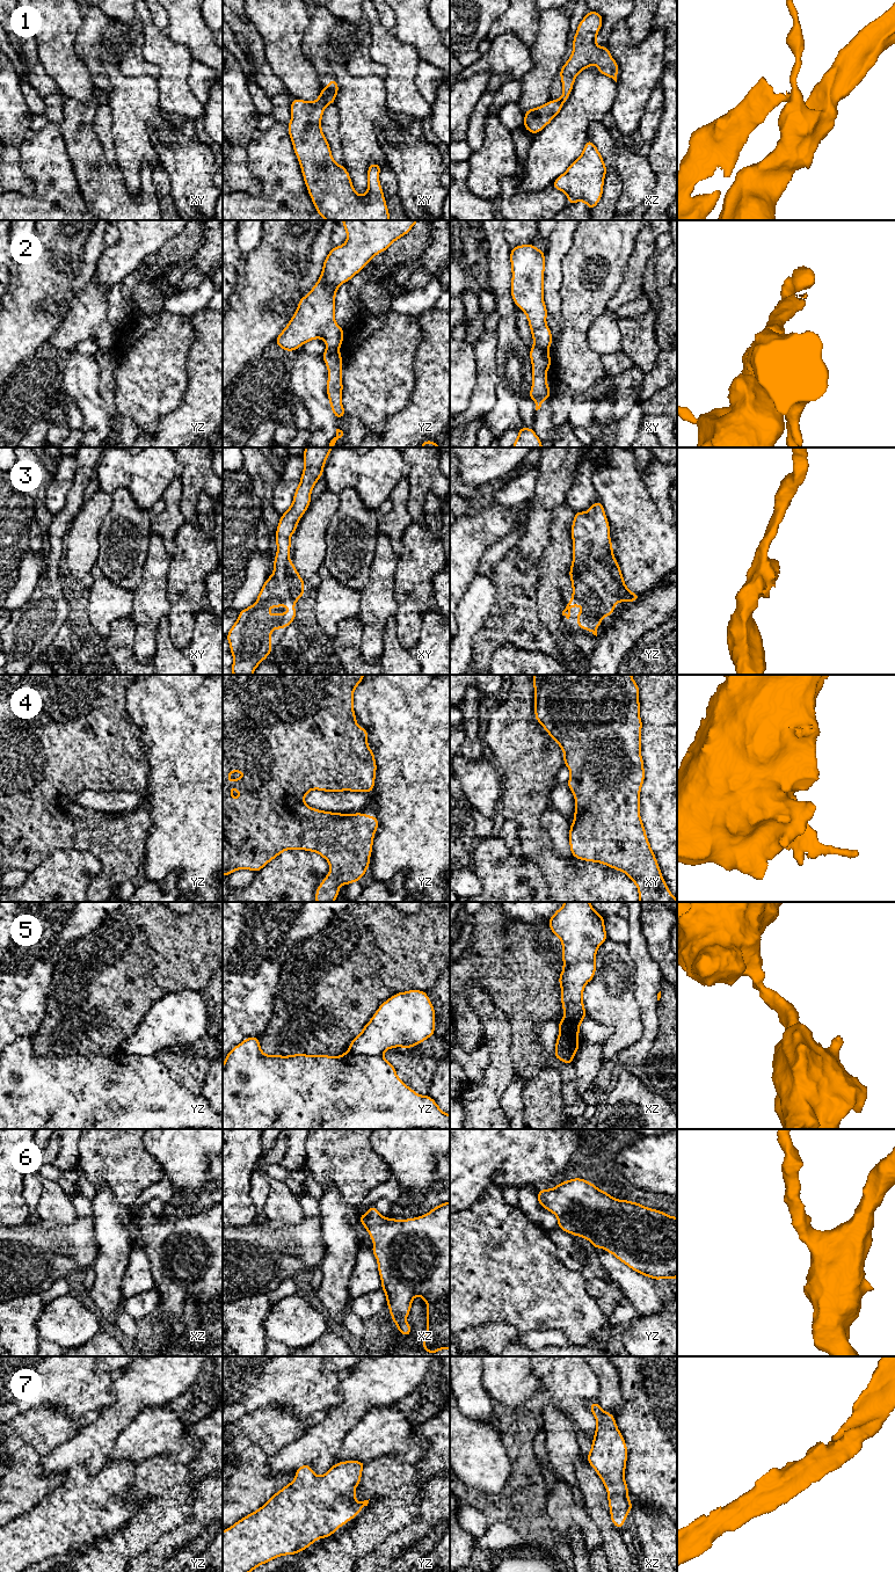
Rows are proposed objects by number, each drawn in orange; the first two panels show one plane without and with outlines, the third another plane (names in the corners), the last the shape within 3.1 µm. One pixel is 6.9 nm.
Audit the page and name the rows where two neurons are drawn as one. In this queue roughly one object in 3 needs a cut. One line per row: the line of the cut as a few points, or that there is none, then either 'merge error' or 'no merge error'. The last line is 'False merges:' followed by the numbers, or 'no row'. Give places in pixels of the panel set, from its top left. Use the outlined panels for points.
1: cut xy (326, 87), (335, 95); merge error
2: cut xy (535, 344), (547, 350); merge error
3: cut none; no merge error
4: cut none; no merge error
5: cut yz (349, 1049), (356, 1054), (381, 1056); merge error
6: cut none; no merge error
7: cut none; no merge error
False merges: 1, 2, 5

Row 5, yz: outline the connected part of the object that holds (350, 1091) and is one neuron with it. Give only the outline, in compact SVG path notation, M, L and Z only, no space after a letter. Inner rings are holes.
M259 1036L245 1039L225 1056L223 1064L223 1129L450 1129L450 1114L444 1113L436 1101L417 1094L402 1082L394 1065L383 1056L366 1056L347 1050L340 1056L293 1054L288 1056L265 1055Z

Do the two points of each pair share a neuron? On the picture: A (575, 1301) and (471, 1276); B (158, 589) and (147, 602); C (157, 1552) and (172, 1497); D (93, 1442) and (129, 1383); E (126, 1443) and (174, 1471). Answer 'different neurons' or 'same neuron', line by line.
A: same neuron
B: same neuron
C: different neurons
D: same neuron
E: different neurons

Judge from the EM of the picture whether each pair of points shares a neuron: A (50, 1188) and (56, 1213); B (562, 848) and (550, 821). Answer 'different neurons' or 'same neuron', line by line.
A: same neuron
B: same neuron

